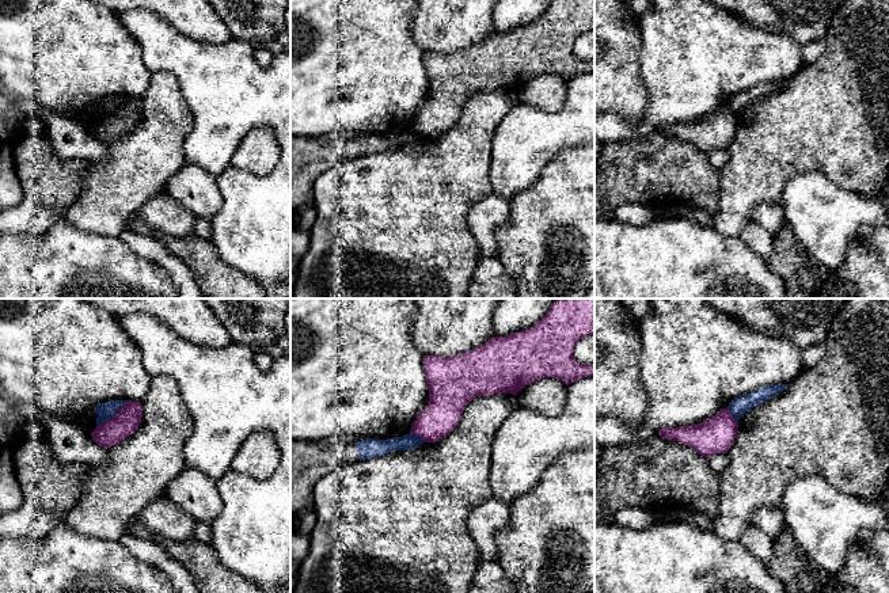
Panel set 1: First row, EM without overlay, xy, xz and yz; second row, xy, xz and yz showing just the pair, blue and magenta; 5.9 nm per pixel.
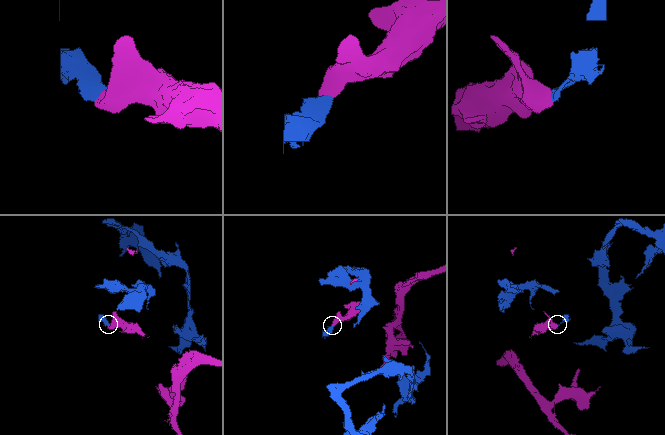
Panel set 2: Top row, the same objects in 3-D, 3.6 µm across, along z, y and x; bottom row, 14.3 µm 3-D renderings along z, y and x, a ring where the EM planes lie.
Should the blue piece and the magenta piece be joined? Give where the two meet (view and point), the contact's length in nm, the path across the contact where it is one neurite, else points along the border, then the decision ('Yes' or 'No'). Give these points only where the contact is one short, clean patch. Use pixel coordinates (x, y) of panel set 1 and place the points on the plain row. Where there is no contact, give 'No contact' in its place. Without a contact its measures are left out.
Touches blue at xy (111, 113). Shared border 240 nm. Boundary: xy (126, 97), (110, 114), (97, 124). No

